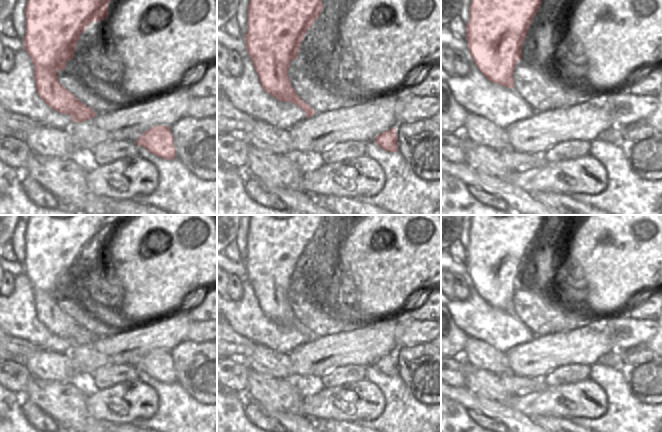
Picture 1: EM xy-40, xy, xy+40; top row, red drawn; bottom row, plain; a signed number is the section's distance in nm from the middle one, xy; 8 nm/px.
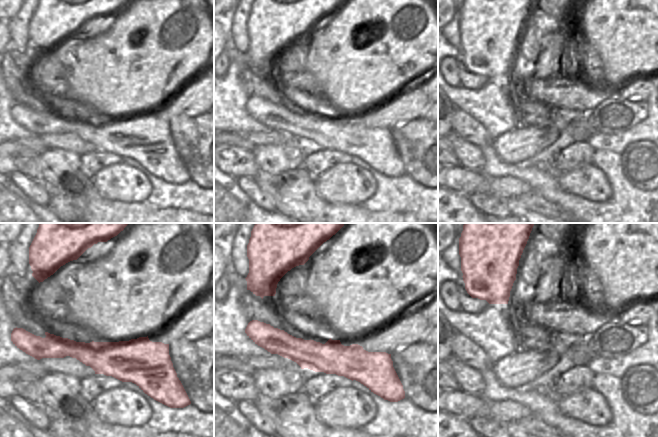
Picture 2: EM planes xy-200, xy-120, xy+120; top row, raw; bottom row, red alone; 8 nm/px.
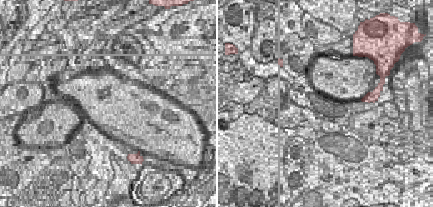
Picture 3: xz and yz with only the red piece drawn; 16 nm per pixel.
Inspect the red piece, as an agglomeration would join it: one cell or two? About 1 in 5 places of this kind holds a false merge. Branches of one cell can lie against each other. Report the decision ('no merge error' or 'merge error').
no merge error

